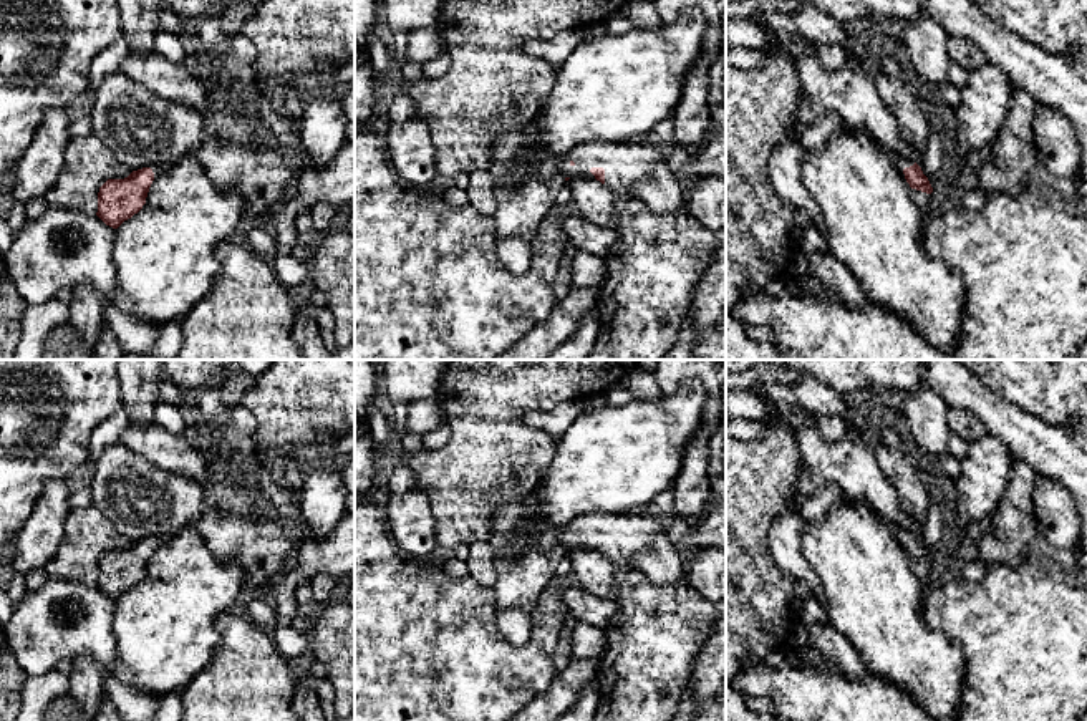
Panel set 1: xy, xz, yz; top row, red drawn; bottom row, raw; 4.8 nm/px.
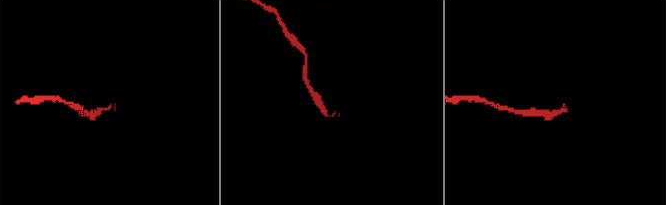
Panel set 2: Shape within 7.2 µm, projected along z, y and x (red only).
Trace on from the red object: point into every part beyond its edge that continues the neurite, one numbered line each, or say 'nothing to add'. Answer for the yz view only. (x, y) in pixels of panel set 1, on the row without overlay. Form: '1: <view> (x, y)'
1: yz (922, 570)

